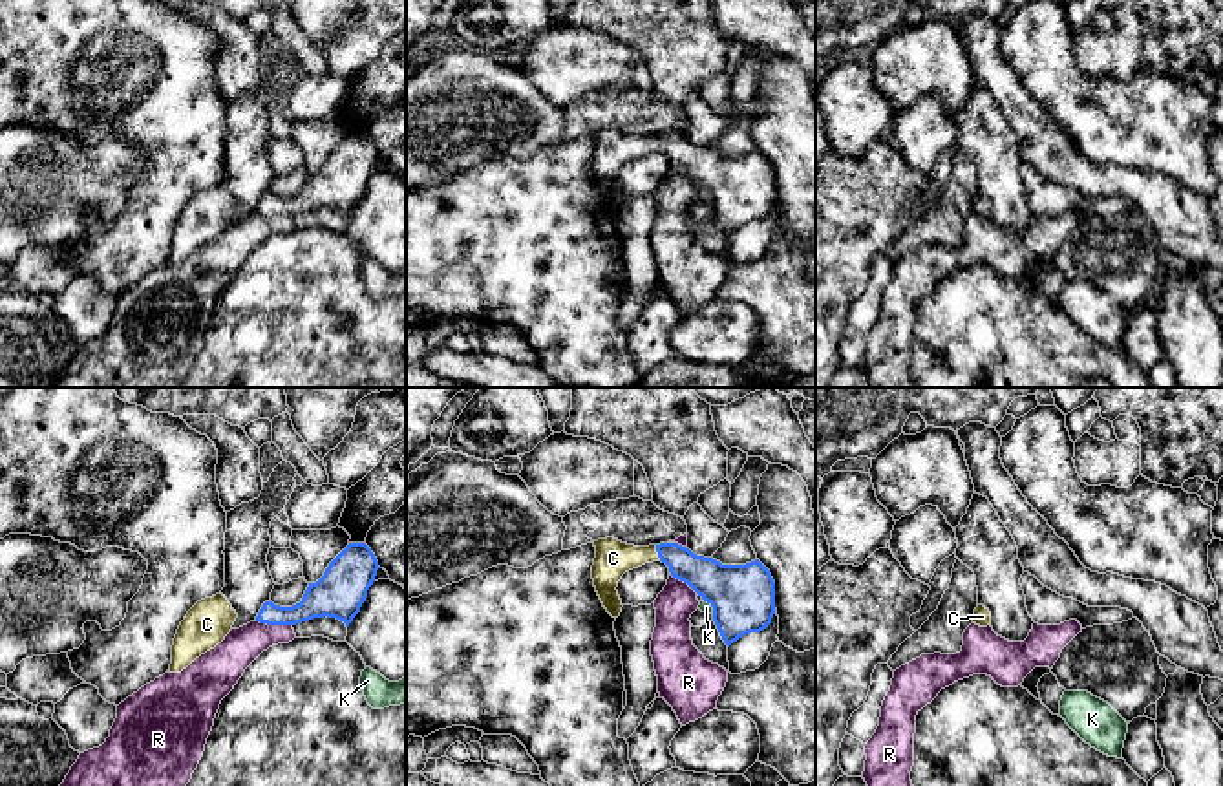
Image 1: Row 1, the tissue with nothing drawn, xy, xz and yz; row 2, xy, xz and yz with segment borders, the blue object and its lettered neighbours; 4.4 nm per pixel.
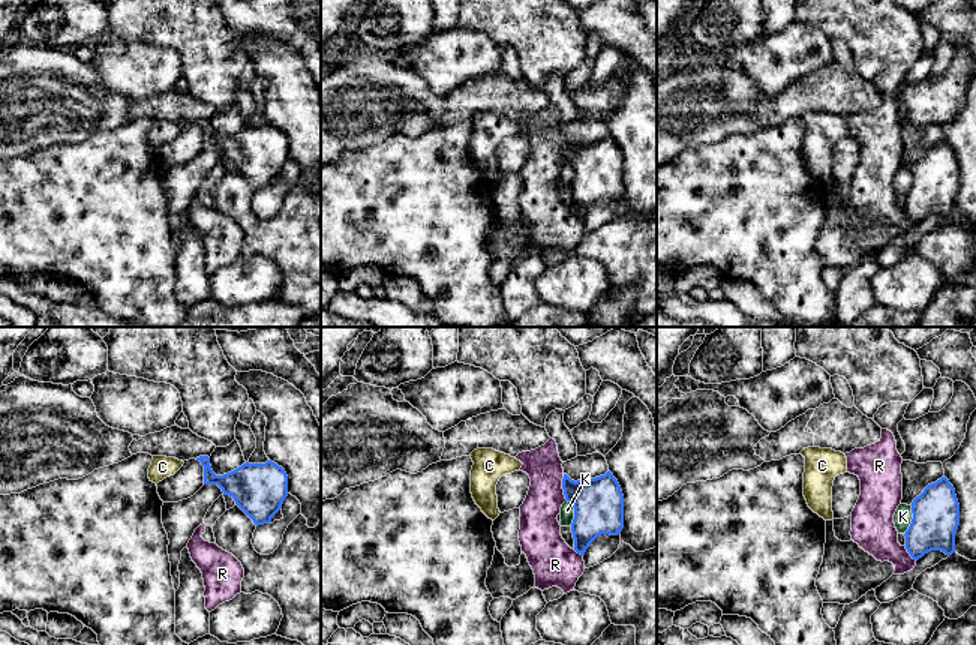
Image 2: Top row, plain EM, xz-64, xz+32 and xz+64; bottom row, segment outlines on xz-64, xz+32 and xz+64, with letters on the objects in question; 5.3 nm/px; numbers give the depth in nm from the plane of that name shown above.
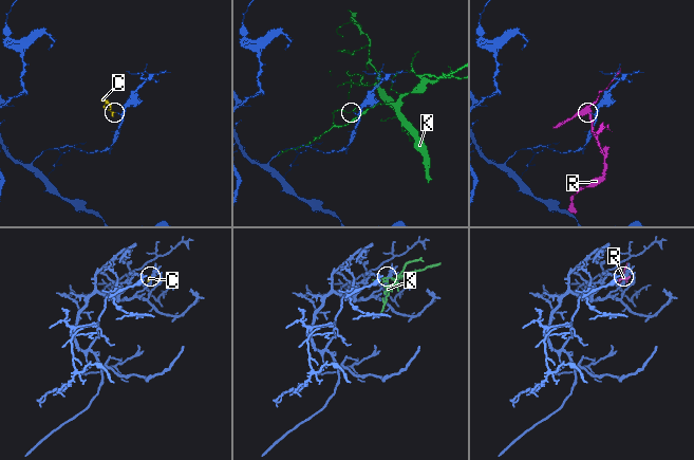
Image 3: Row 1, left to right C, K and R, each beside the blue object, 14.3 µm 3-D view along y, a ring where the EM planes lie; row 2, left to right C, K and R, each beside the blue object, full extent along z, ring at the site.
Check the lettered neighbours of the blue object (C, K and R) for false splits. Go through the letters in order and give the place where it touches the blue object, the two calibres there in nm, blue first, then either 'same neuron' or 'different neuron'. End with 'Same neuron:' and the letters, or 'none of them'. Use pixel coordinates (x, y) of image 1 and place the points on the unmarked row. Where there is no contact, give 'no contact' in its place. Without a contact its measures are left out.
C: contact xz (657, 141); calibres 170 and 160 nm; same neuron
K: contact xz (712, 196); calibres 280 and 50 nm; different neuron
R: contact xy (275, 214); calibres 160 and 160 nm; different neuron
Same neuron: C

